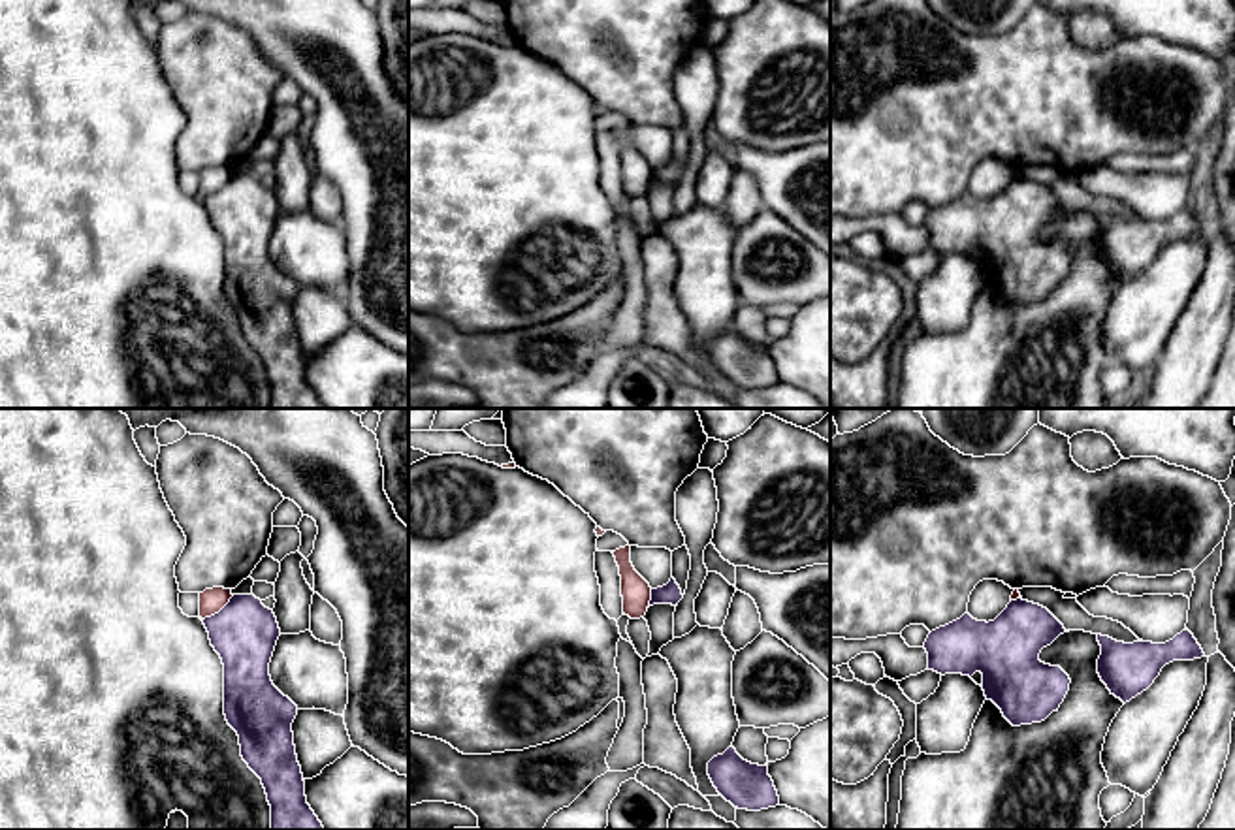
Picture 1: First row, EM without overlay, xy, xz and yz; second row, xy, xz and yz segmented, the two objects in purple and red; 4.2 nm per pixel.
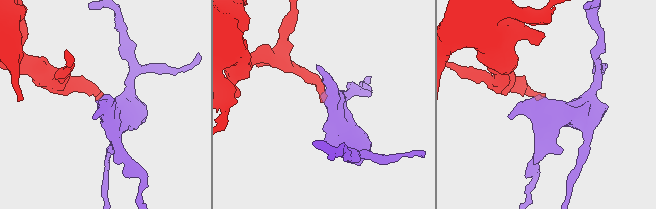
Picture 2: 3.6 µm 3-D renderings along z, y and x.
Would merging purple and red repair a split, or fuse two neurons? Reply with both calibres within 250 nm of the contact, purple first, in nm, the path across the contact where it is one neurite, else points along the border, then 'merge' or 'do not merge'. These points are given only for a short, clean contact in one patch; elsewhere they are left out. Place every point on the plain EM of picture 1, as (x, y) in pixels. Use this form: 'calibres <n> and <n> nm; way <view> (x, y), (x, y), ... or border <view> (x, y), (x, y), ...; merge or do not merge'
calibres 280 and 110 nm; border xy (234, 174), (217, 191), (202, 198); do not merge

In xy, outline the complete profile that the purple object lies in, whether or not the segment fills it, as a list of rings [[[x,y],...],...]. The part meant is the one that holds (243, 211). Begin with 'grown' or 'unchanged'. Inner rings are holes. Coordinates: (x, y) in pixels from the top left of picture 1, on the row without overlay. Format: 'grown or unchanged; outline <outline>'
unchanged; outline [[[233,173],[218,192],[201,200],[224,243],[226,299],[237,311],[241,335],[262,358],[271,384],[269,408],[324,408],[307,382],[305,359],[296,333],[292,301],[297,284],[273,263],[269,254],[269,241],[281,215],[273,188],[254,173]]]

